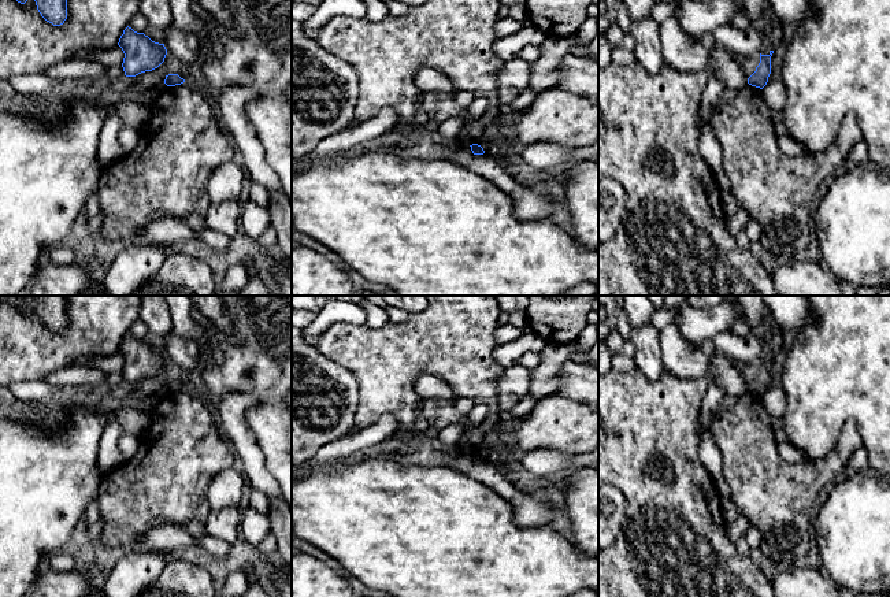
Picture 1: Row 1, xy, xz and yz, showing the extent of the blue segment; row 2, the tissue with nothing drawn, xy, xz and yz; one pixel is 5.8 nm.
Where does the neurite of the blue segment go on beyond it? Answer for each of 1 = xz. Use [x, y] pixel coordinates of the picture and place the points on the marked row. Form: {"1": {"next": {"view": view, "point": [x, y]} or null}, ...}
{"1": {"next": null}}

